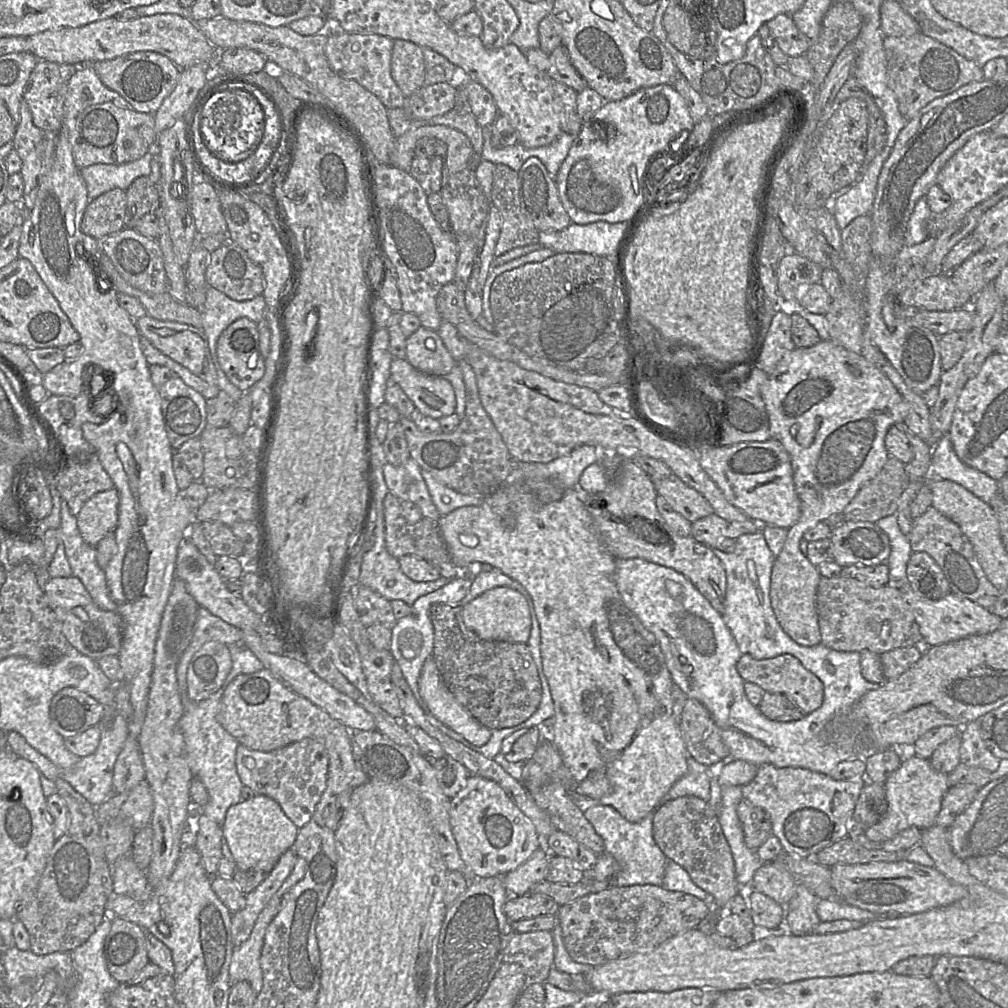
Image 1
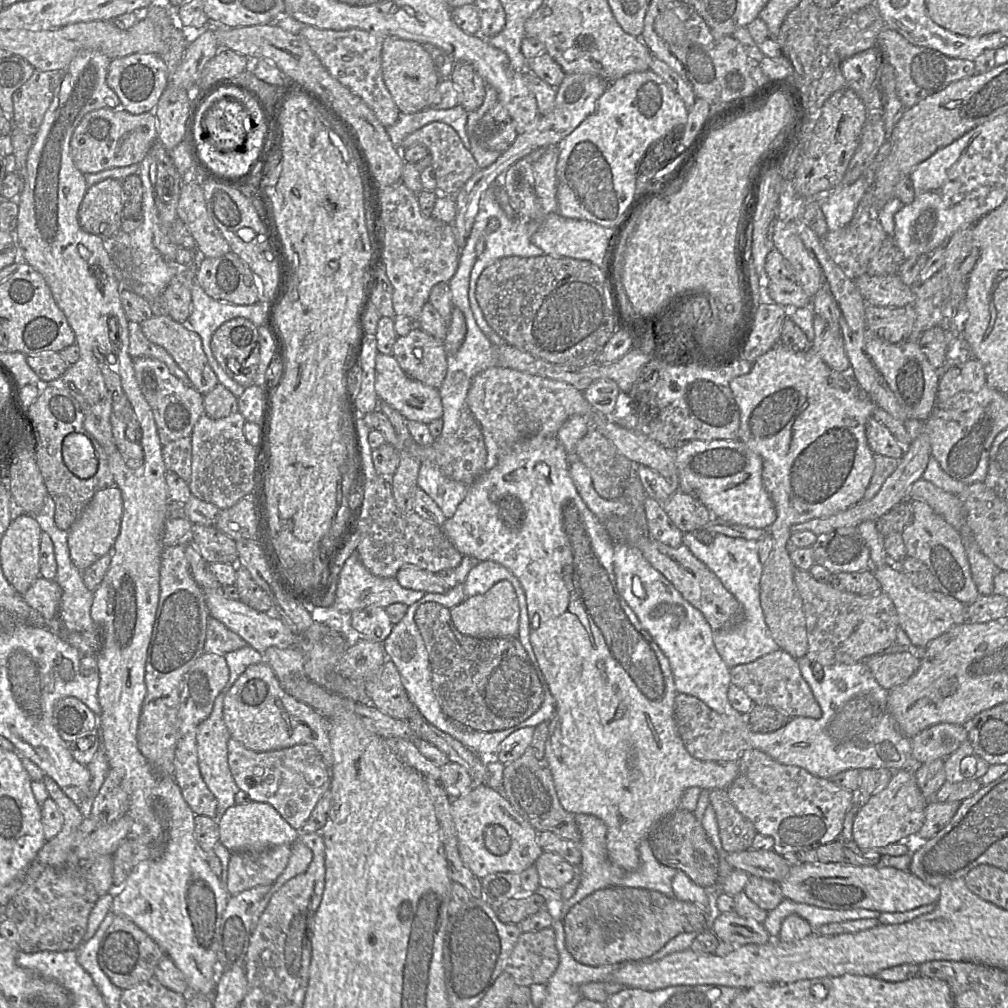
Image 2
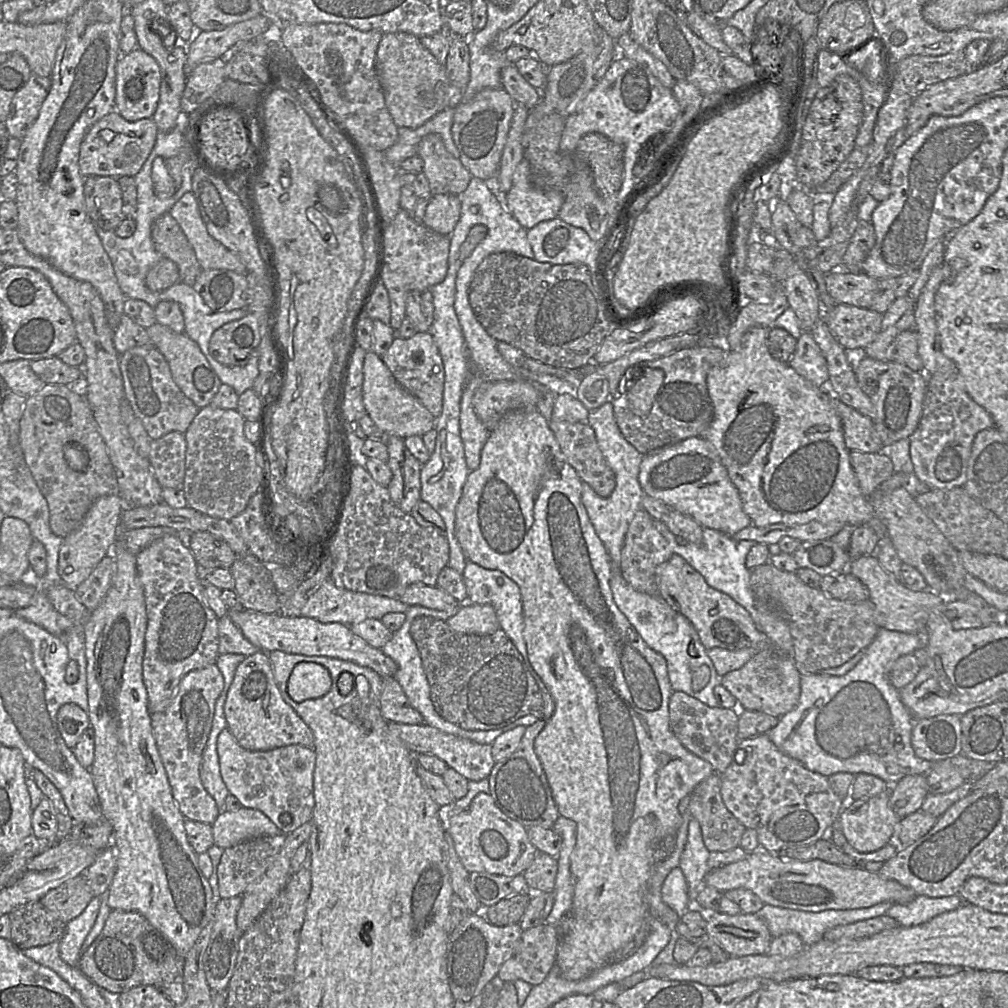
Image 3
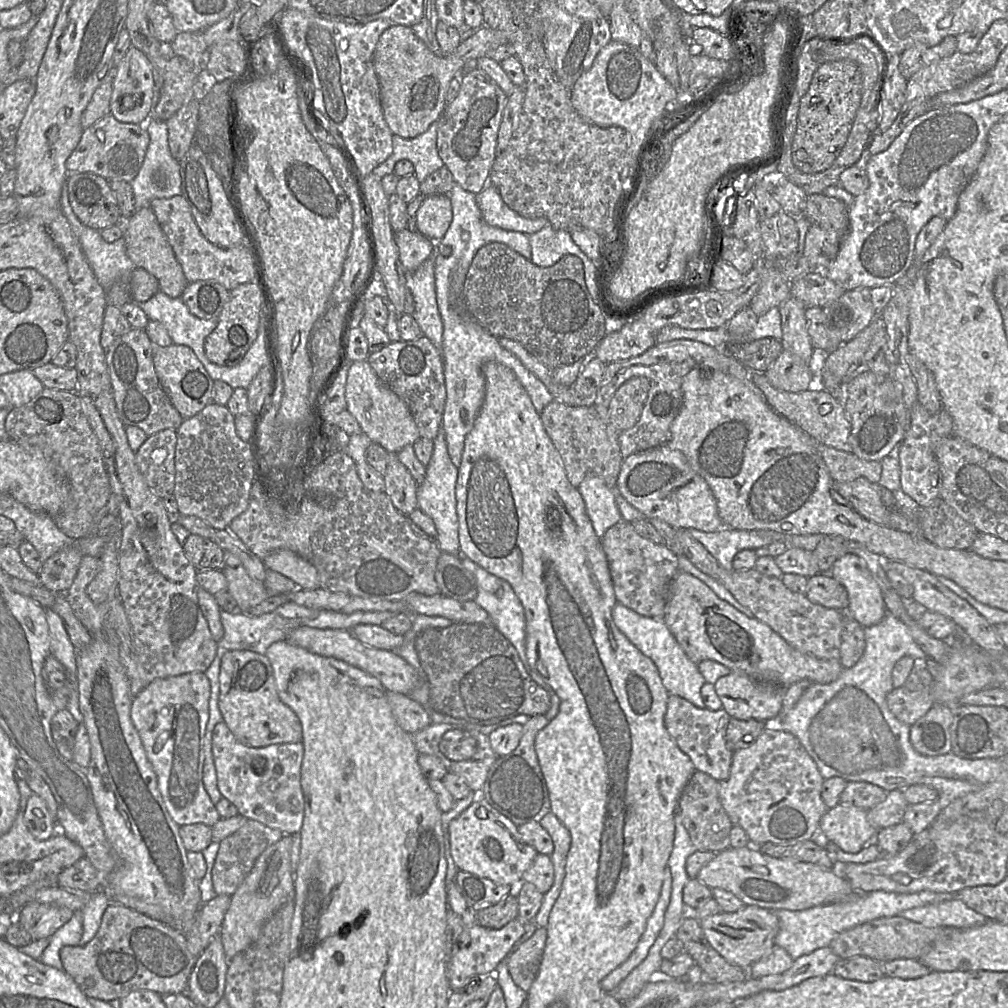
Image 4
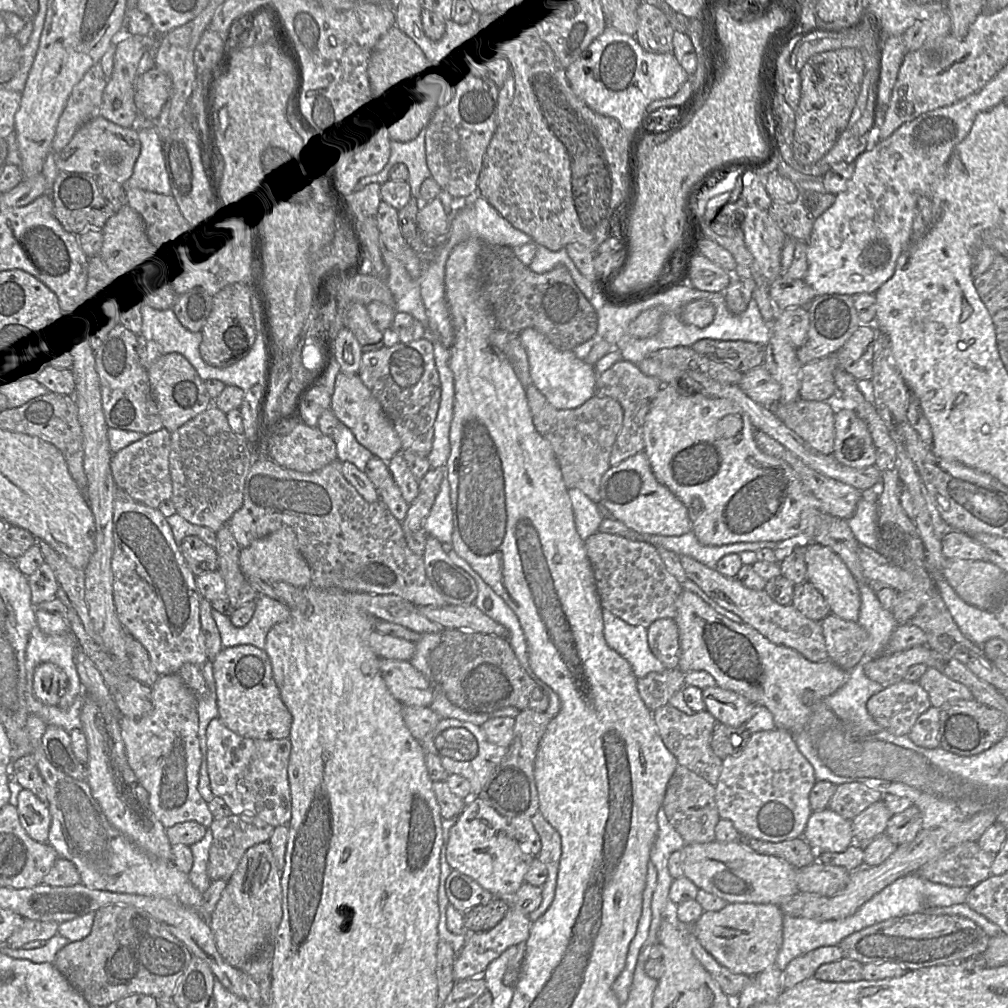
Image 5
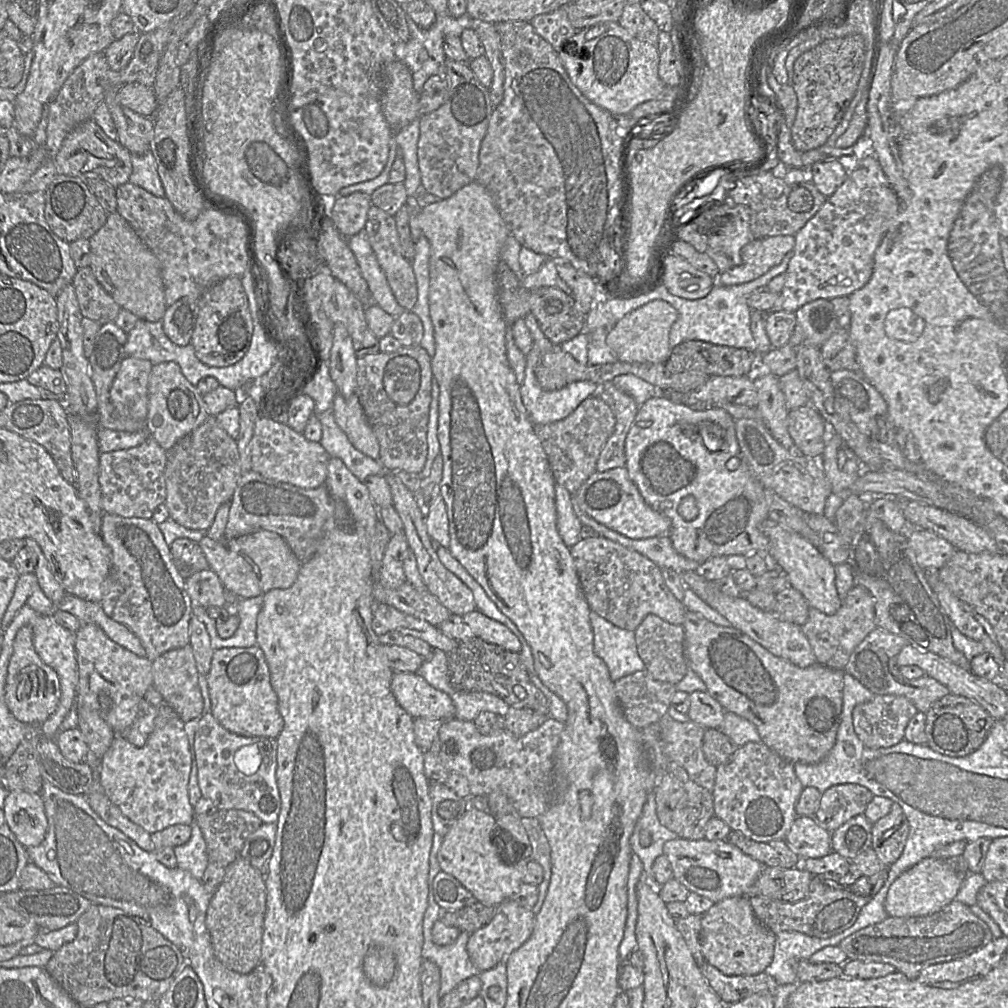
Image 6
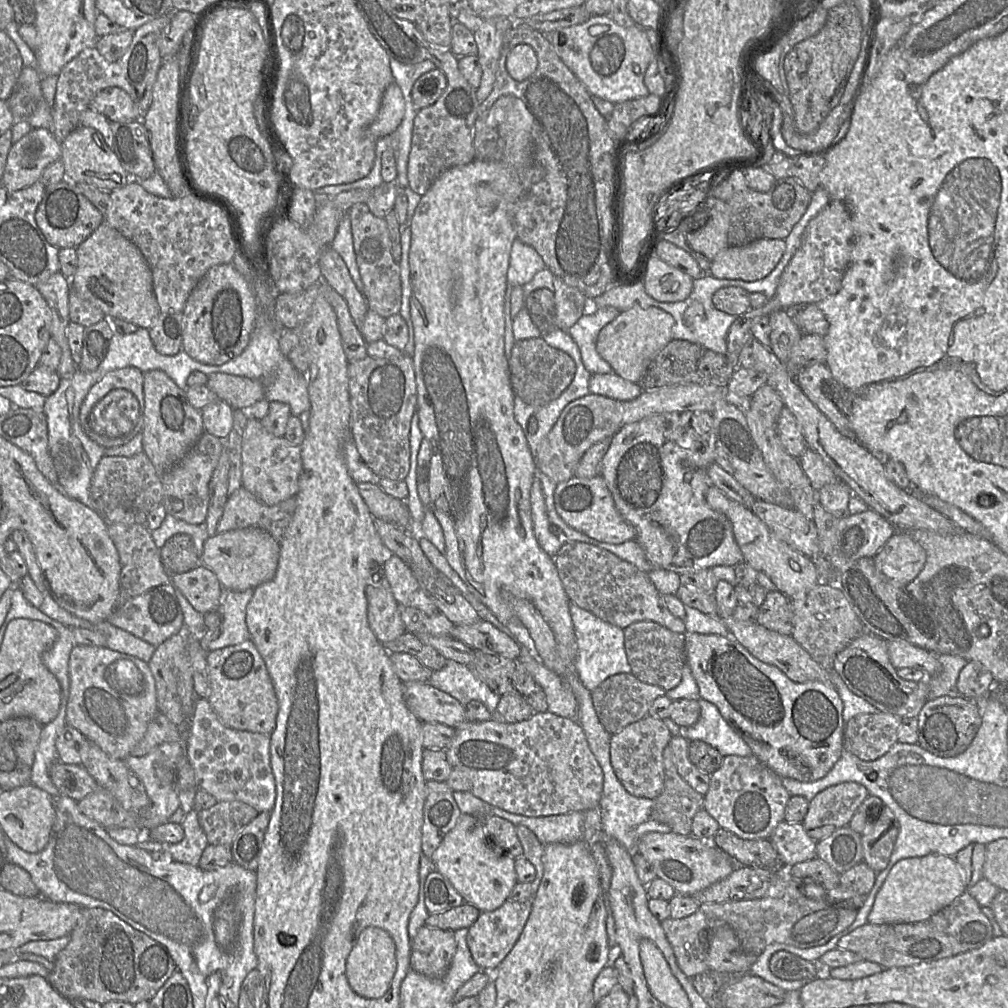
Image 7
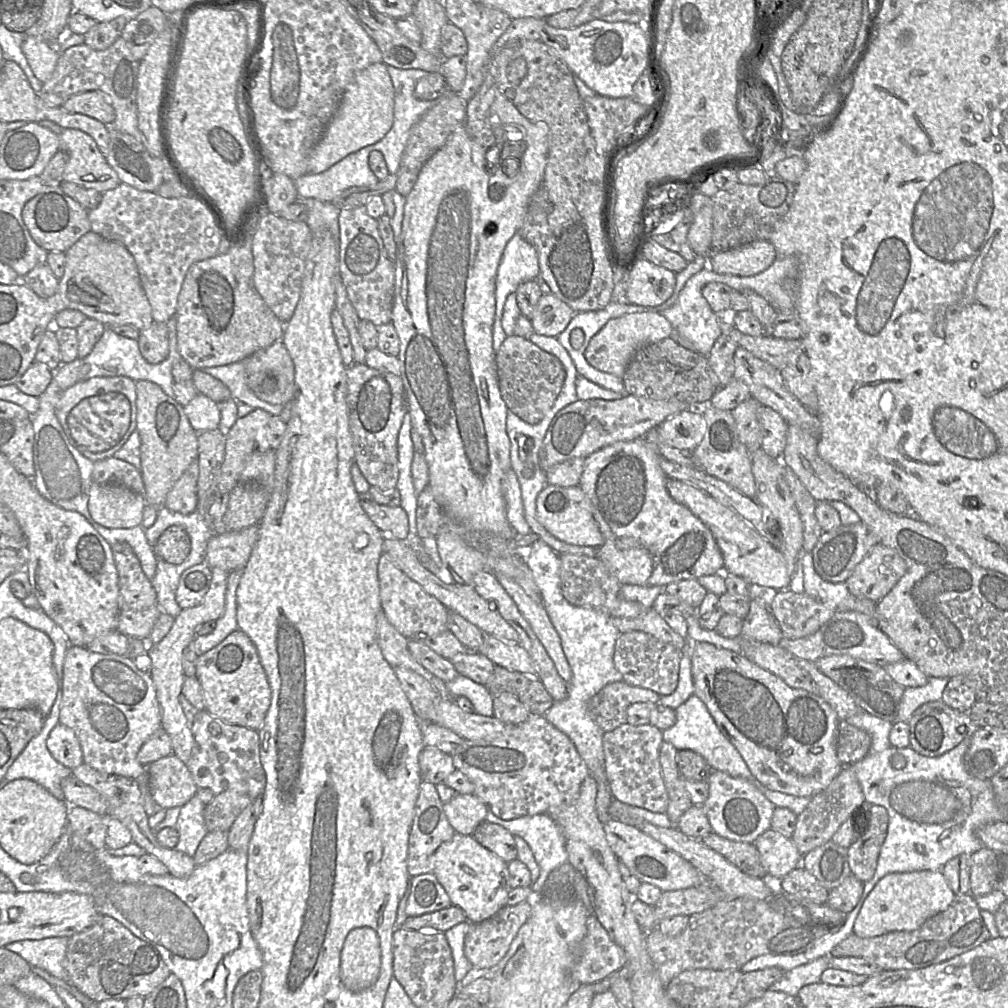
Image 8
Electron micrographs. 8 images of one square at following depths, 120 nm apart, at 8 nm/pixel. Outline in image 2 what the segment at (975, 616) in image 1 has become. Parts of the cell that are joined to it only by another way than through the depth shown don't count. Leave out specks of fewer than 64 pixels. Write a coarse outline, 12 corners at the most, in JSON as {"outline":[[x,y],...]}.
{"outline":[[897,566],[872,569],[900,629],[926,648],[966,623],[966,605],[918,589]]}

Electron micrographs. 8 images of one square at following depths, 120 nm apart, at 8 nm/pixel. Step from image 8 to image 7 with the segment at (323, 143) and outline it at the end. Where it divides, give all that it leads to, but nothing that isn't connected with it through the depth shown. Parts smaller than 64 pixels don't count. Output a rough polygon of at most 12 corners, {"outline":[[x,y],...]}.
{"outline":[[392,82],[368,134],[393,133],[405,113],[399,86]]}

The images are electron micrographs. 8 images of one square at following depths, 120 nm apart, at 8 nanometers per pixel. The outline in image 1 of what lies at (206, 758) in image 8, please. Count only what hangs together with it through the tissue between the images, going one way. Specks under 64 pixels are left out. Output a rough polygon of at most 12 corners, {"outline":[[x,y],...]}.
{"outline":[[305,738],[239,745],[238,776],[300,829],[327,787],[329,755]]}

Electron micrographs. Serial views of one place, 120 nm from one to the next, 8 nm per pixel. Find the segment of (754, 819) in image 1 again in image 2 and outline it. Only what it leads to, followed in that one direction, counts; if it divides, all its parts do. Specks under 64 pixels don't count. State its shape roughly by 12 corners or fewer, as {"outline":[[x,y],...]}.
{"outline":[[710,789],[722,850],[751,849],[758,832],[726,789]]}

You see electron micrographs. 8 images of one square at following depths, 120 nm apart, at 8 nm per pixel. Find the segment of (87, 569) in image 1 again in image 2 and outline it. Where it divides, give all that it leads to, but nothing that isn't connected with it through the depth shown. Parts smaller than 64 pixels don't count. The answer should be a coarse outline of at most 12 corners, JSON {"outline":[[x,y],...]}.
{"outline":[[48,495],[31,515],[54,544],[62,588],[57,618],[69,631],[97,631],[94,592],[70,558],[69,531],[54,521]]}

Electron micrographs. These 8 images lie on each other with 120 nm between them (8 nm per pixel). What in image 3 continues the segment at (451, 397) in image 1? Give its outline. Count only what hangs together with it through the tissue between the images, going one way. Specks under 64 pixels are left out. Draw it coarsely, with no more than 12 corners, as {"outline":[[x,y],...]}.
{"outline":[[367,351],[362,399],[383,434],[421,437],[432,414]]}

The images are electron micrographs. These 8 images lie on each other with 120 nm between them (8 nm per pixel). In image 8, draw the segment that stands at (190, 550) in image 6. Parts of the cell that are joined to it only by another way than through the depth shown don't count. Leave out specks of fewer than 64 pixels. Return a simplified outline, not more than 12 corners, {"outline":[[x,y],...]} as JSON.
{"outline":[[173,525],[153,549],[159,559],[179,565],[190,554],[190,537]]}

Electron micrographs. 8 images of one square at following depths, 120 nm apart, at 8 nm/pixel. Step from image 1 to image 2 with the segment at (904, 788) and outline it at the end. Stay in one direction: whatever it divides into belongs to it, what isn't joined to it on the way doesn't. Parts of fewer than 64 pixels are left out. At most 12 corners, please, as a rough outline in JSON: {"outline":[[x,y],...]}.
{"outline":[[914,770],[862,802],[854,841],[873,849],[917,834],[928,802]]}

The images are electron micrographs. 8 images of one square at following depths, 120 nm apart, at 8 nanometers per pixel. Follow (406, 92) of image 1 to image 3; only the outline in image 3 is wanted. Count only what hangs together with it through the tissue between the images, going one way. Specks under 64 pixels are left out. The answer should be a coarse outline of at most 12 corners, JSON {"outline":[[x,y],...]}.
{"outline":[[406,32],[384,33],[376,72],[397,127],[447,108],[443,65]]}

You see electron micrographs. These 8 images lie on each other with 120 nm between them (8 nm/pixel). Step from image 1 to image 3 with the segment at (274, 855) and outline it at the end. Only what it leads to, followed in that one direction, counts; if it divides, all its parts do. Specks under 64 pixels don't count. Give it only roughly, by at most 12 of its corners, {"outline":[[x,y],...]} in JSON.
{"outline":[[221,811],[211,827],[223,849],[282,834],[264,813]]}

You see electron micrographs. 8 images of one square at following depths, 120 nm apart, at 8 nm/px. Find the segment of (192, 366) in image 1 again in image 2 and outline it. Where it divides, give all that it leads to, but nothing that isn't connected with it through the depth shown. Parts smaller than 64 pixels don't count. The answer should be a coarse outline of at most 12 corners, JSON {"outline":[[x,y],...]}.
{"outline":[[165,313],[140,324],[206,395],[219,383],[201,337]]}

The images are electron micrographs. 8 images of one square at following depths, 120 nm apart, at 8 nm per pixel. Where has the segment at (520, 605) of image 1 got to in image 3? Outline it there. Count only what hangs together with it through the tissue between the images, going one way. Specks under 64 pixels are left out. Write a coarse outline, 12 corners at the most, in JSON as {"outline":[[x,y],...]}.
{"outline":[[460,603],[446,622],[456,632],[500,630],[494,608]]}

